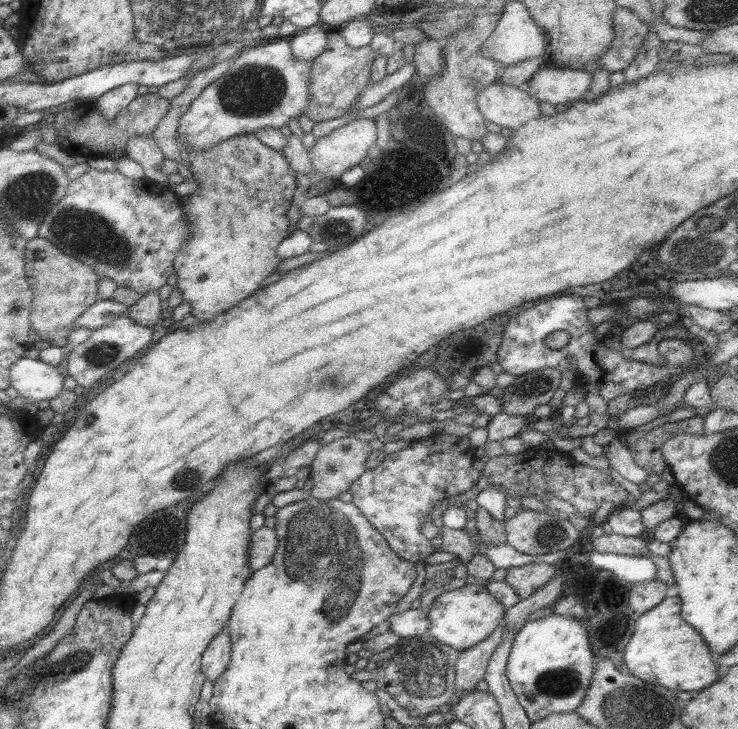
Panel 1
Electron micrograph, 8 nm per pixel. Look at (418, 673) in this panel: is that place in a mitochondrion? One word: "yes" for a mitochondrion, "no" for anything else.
yes

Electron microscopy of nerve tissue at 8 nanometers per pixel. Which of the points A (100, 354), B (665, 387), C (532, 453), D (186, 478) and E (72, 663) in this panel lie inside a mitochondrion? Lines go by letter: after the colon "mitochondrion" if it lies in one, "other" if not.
A: mitochondrion
B: other
C: other
D: mitochondrion
E: mitochondrion

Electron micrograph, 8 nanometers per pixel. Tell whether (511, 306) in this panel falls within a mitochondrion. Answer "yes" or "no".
no

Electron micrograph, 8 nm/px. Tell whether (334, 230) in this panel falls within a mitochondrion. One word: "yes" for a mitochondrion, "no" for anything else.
yes

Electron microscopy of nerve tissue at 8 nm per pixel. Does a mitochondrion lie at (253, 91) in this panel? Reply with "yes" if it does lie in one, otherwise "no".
yes

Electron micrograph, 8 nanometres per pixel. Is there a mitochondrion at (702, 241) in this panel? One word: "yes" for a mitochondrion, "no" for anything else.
yes

